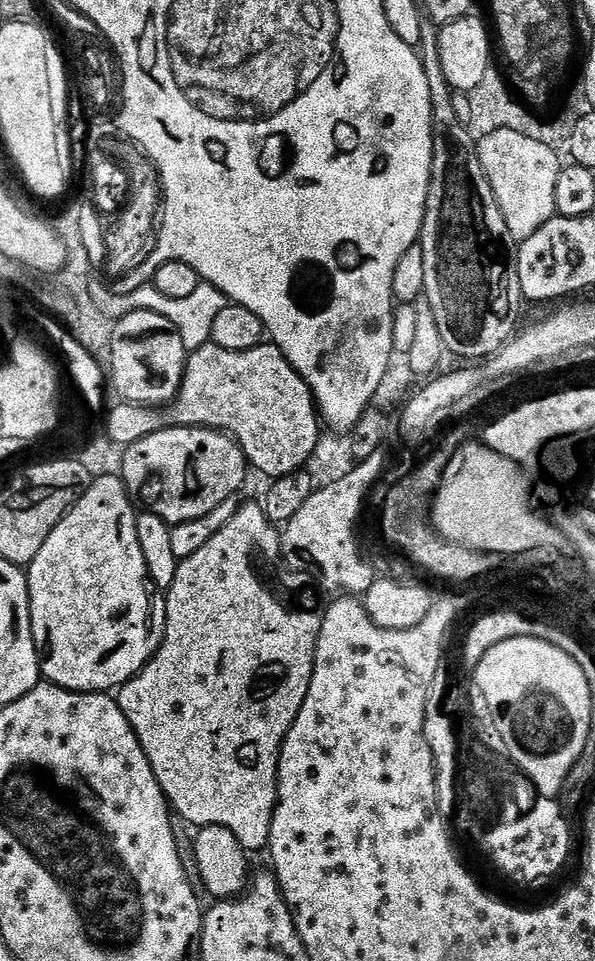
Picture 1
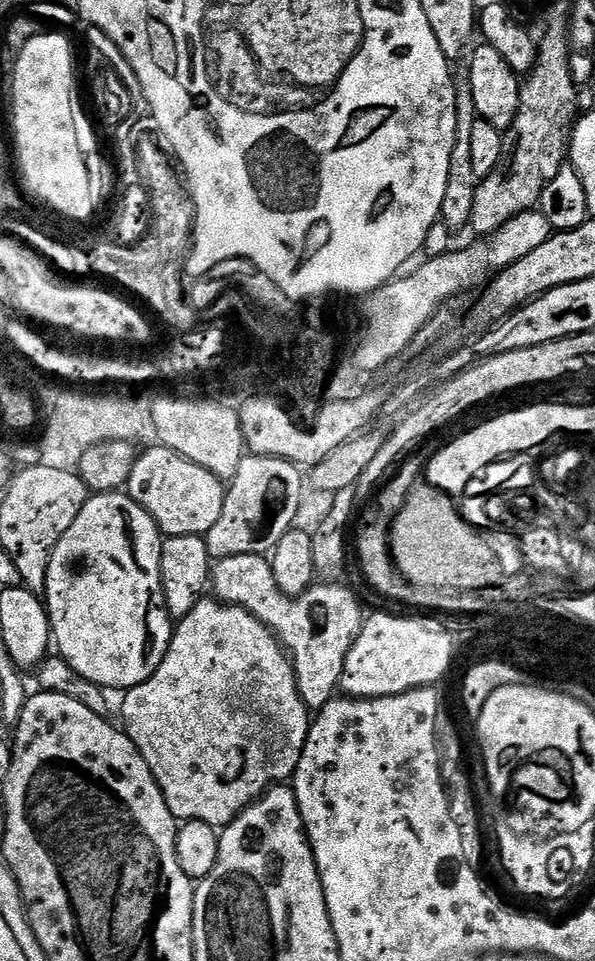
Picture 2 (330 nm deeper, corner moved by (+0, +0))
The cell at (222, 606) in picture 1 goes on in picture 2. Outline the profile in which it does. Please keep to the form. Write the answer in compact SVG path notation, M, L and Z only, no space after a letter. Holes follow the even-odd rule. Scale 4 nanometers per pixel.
M201 598L194 606L194 610L190 610L190 614L179 617L178 623L172 629L168 653L162 658L158 670L154 670L154 674L146 682L127 689L123 696L124 705L120 708L121 714L124 715L123 731L127 732L136 749L142 754L142 758L150 766L156 784L166 798L166 806L170 806L173 816L180 822L197 820L206 822L217 830L231 824L235 816L249 808L255 800L259 800L269 788L291 781L308 737L310 709L304 705L298 694L296 672L293 671L290 658L280 641L264 624L258 622L258 618L254 618L244 608L222 604L215 598Z

